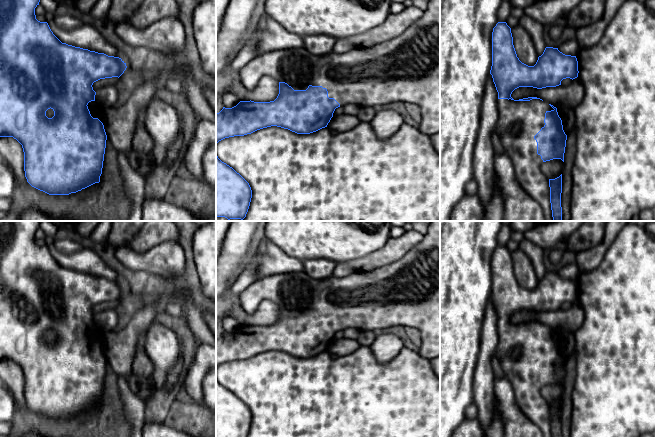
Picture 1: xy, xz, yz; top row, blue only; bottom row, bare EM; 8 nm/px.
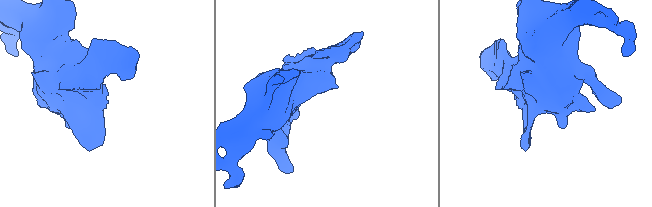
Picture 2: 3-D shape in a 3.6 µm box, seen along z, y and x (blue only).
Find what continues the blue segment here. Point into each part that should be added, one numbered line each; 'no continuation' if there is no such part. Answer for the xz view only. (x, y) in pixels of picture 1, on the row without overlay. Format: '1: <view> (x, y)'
1: xz (399, 284)

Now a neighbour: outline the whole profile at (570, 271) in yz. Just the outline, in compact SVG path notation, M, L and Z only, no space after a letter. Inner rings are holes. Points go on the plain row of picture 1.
M576 263L567 264L558 269L558 274L565 279L576 280L580 274L579 268Z

